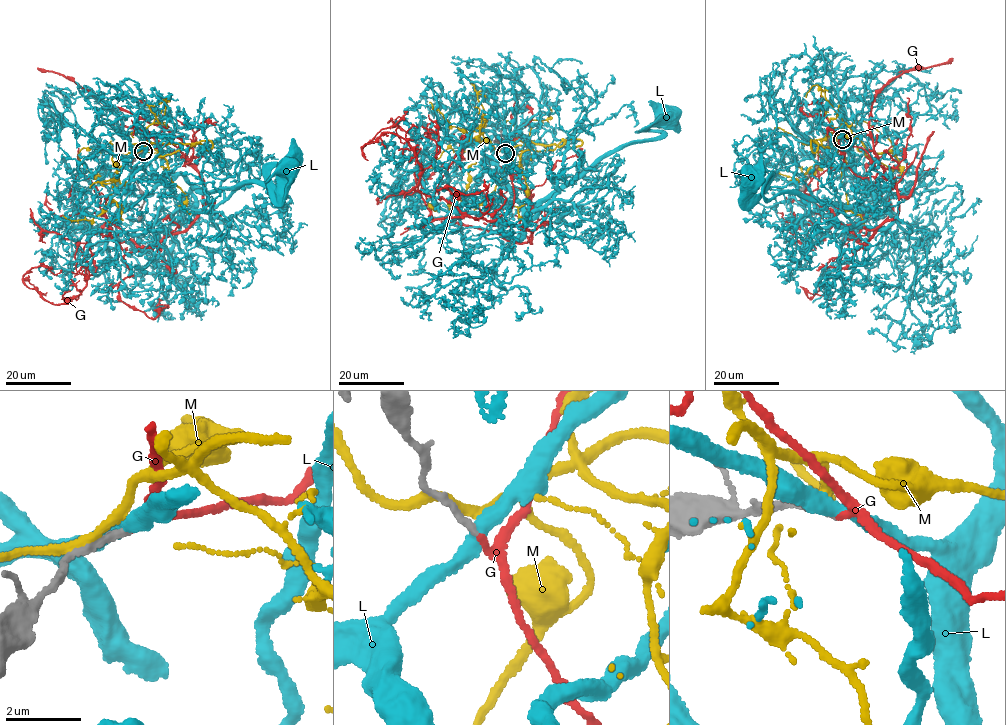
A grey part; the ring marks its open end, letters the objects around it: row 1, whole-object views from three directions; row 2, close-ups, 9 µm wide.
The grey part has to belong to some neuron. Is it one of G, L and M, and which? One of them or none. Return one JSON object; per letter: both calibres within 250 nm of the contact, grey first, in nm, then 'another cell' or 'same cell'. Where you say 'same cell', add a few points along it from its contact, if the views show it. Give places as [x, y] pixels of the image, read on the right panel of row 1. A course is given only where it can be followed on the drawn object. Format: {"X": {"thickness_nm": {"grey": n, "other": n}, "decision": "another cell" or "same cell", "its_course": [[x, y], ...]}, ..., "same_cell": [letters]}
{"G": {"thickness_nm": {"grey": 170, "other": 130}, "decision": "same cell", "its_course": [[842, 139], [893, 184], [897, 216], [863, 246], [868, 212], [793, 241], [827, 211], [803, 199], [811, 214]]}, "L": {"thickness_nm": {"grey": 180, "other": 380}, "decision": "another cell"}, "M": {"thickness_nm": {"grey": 240, "other": 240}, "decision": "another cell"}, "same_cell": ["G"]}

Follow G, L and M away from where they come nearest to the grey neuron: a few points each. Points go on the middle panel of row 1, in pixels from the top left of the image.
G: (505, 153), (531, 243), (416, 191), (421, 165), (395, 134), (361, 147), (390, 126), (406, 143)
L: (505, 153), (496, 166), (528, 216), (532, 217), (597, 159), (662, 133), (642, 131), (671, 116)
M: (501, 150), (489, 140), (475, 141), (484, 125), (470, 135), (449, 124), (429, 102)

